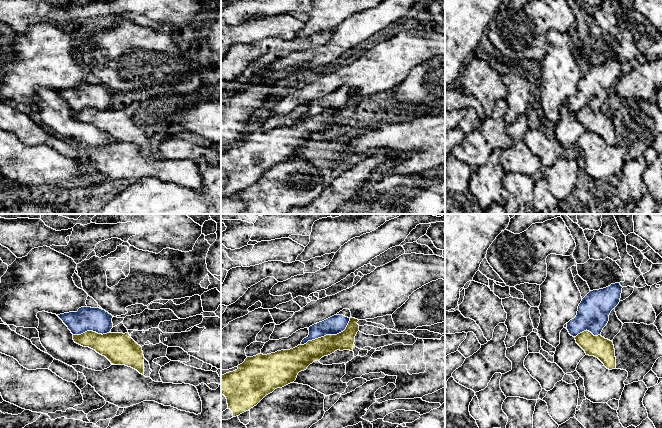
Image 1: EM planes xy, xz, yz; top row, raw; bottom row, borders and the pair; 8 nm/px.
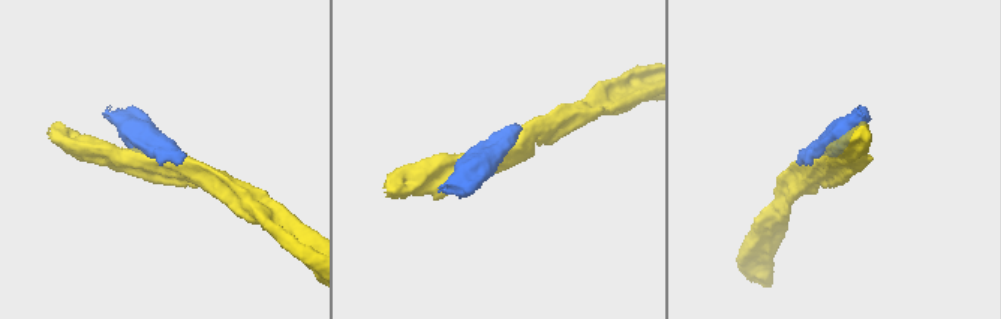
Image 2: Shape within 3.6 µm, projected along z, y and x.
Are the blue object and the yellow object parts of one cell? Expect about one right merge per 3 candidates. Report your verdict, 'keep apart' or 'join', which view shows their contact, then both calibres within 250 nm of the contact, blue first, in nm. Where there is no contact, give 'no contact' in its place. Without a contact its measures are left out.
keep apart | xz | 150/170 nm

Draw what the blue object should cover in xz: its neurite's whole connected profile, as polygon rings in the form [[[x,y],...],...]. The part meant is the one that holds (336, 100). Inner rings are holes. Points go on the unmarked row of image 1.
[[[343,85],[336,91],[316,99],[308,104],[309,111],[304,114],[300,121],[306,120],[308,117],[312,117],[326,111],[337,111],[343,108],[351,94],[351,88],[349,85]]]

